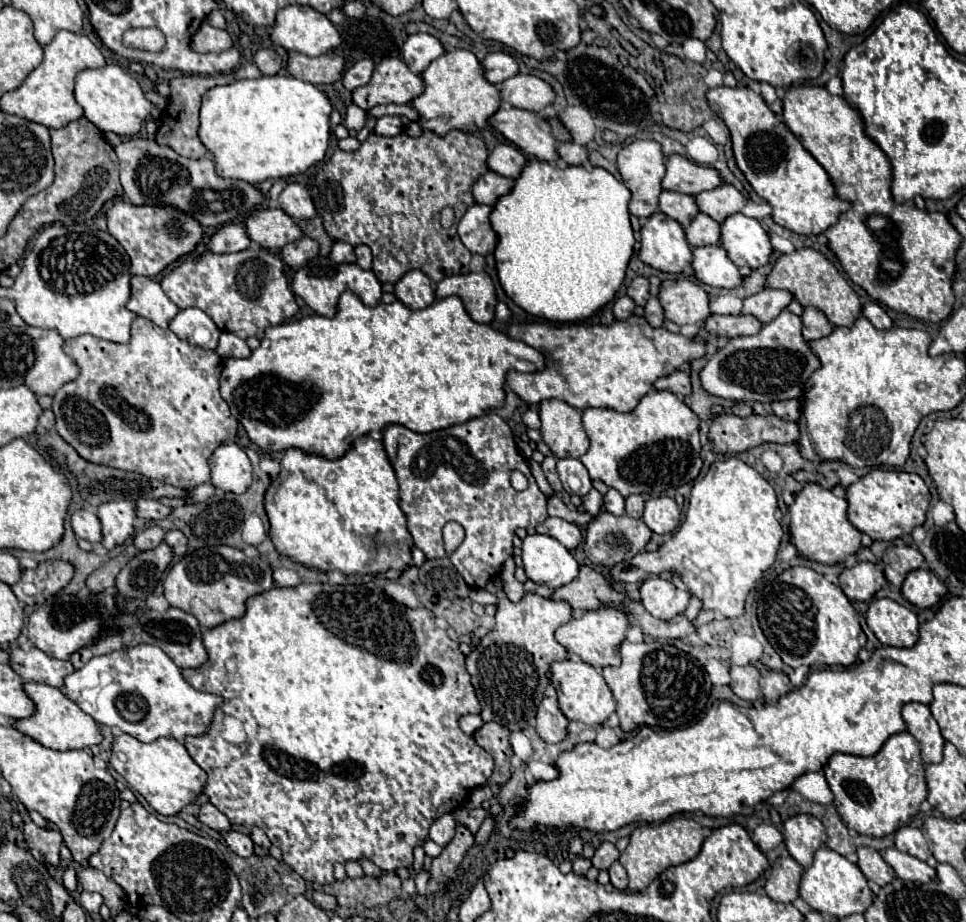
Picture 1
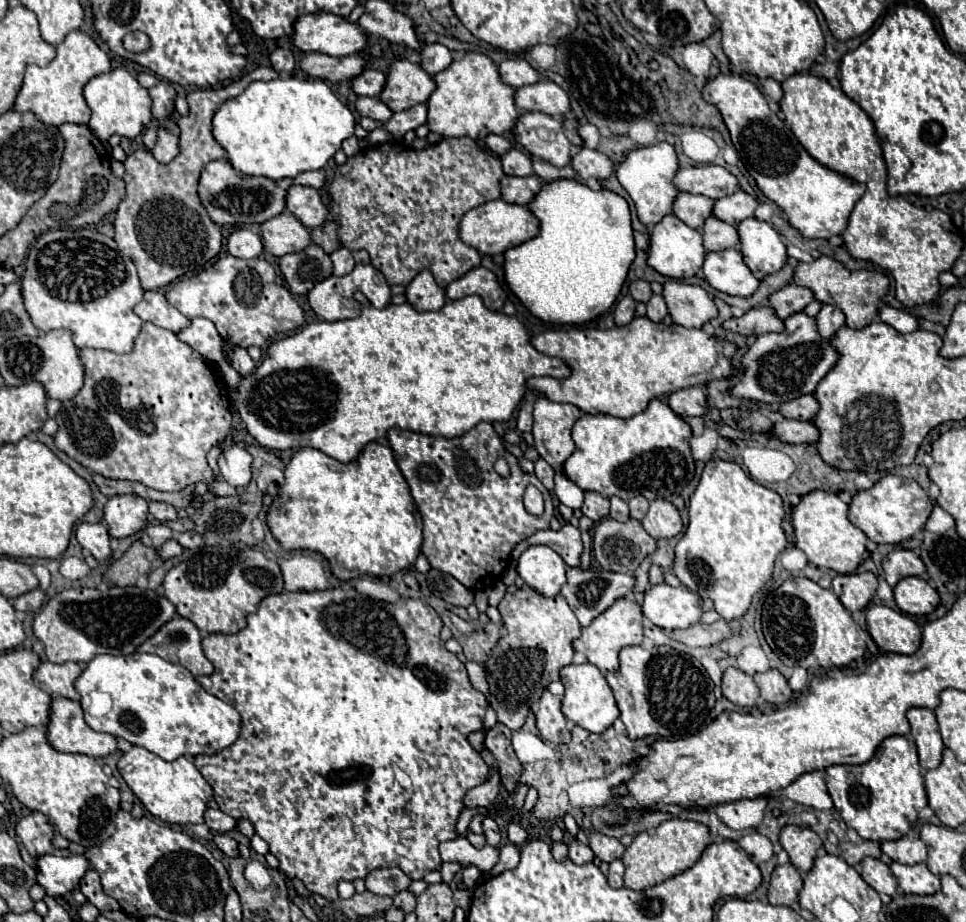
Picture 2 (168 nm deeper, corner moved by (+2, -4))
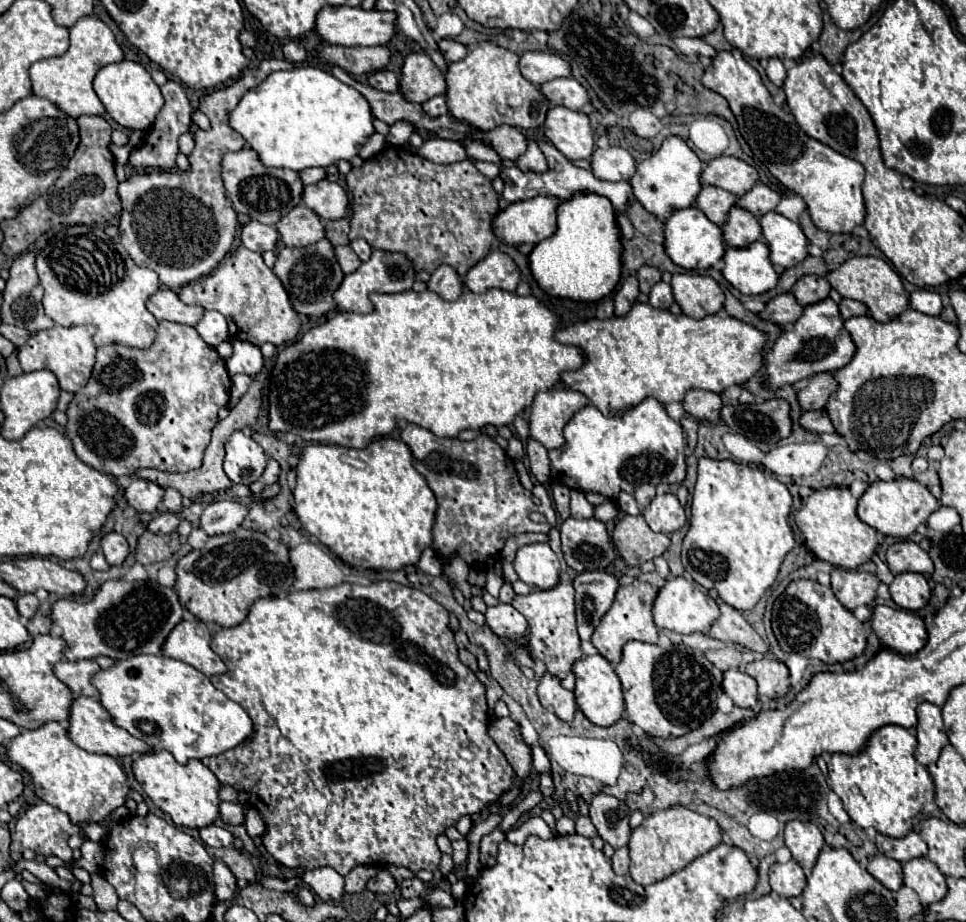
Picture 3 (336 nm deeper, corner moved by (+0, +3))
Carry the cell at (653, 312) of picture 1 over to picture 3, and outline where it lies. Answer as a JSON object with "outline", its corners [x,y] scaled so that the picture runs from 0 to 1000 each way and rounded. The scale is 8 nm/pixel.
{"outline":[[[680,307],[674,318],[672,318],[672,331],[680,333],[680,335],[693,335],[693,331],[697,329],[697,318],[695,318],[695,309],[690,307]]]}

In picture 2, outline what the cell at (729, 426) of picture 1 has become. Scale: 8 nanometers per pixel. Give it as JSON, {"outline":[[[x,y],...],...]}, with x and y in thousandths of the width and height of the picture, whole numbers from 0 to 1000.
{"outline":[[[808,456],[802,458],[800,469],[808,477],[817,482],[846,482],[848,477],[848,466],[844,464],[842,458],[829,458],[829,456]]]}

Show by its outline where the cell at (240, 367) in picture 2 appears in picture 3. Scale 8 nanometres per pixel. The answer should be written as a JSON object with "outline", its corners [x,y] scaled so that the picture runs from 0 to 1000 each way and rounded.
{"outline":[[[243,370],[241,372],[241,385],[235,389],[235,402],[237,407],[245,405],[256,405],[256,407],[266,407],[272,400],[272,385],[266,374],[256,372],[256,370]]]}

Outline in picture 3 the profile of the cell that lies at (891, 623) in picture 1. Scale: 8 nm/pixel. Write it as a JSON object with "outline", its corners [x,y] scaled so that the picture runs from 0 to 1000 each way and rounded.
{"outline":[[[908,656],[904,661],[902,680],[914,702],[920,702],[933,710],[947,710],[960,697],[955,671],[937,661]]]}

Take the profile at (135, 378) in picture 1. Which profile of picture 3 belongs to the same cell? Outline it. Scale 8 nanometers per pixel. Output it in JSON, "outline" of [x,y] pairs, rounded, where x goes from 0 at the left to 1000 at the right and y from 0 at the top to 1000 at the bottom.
{"outline":[[[167,348],[163,355],[163,368],[152,379],[127,374],[100,379],[94,411],[71,437],[67,472],[73,476],[76,487],[86,502],[117,517],[138,515],[140,509],[150,507],[173,513],[194,513],[208,507],[212,485],[218,478],[218,465],[227,454],[229,439],[237,433],[237,424],[239,411],[233,392],[223,376],[216,376],[196,352]]]}

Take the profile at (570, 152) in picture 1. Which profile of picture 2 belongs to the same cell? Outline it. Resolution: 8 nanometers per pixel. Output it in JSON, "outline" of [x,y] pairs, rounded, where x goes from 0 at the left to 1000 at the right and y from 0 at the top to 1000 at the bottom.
{"outline":[[[610,161],[597,165],[591,180],[597,184],[601,195],[610,195],[610,193],[628,195],[637,189],[637,178],[633,176],[633,171],[620,163],[610,163]]]}

